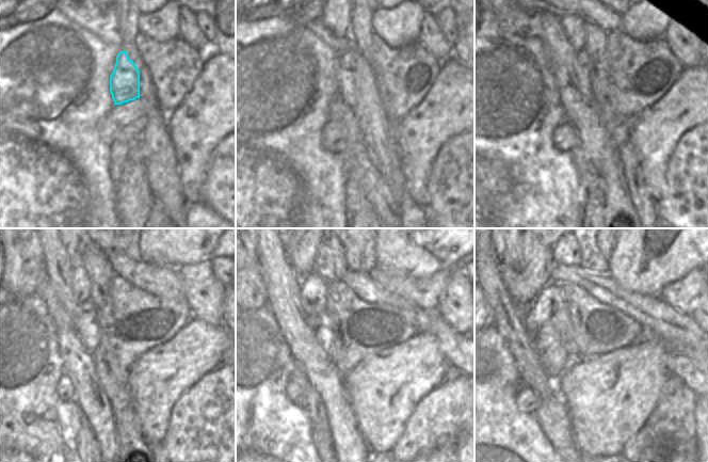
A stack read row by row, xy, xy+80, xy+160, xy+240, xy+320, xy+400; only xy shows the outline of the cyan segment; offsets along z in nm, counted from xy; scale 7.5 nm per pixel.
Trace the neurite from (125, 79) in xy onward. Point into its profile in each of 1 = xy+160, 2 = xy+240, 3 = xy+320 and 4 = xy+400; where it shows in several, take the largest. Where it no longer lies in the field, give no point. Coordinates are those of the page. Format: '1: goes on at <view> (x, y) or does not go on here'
1: goes on at xy+160 (580, 69)
2: goes on at xy+240 (85, 319)
3: goes on at xy+320 (321, 324)
4: goes on at xy+400 (552, 354)

